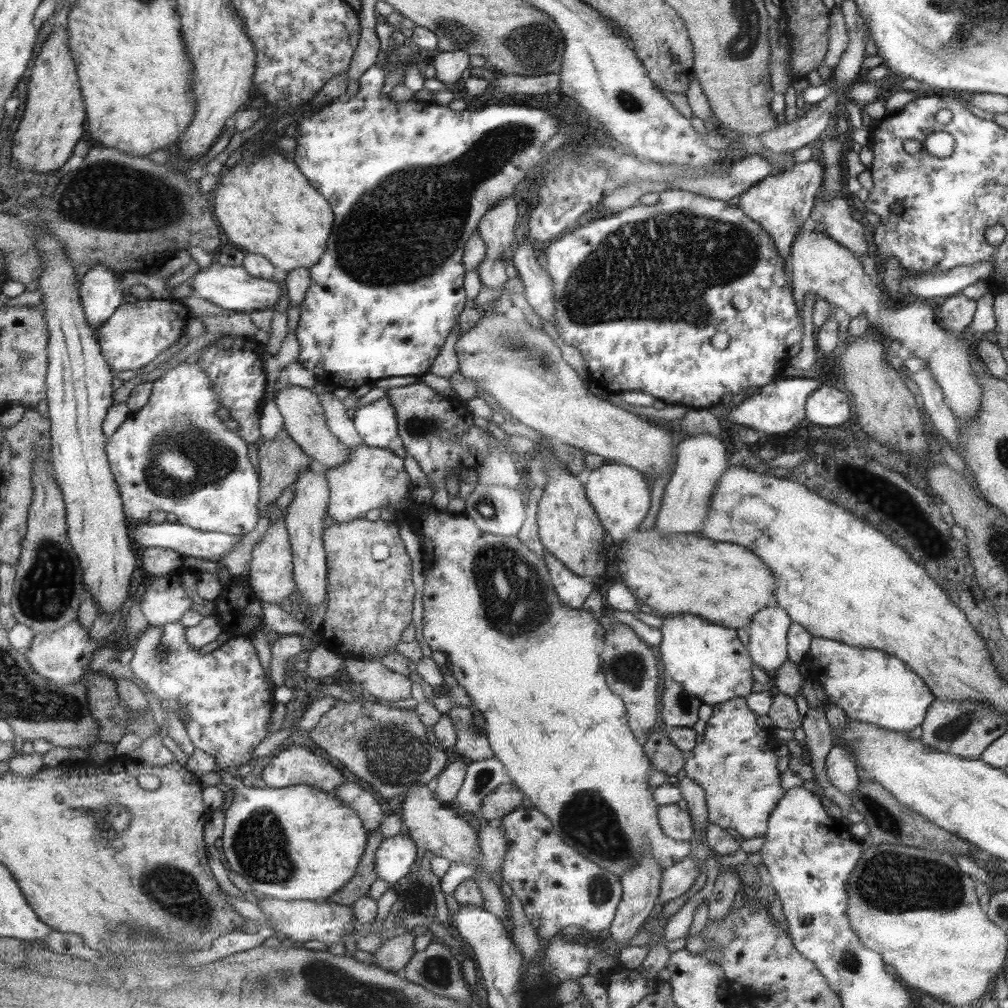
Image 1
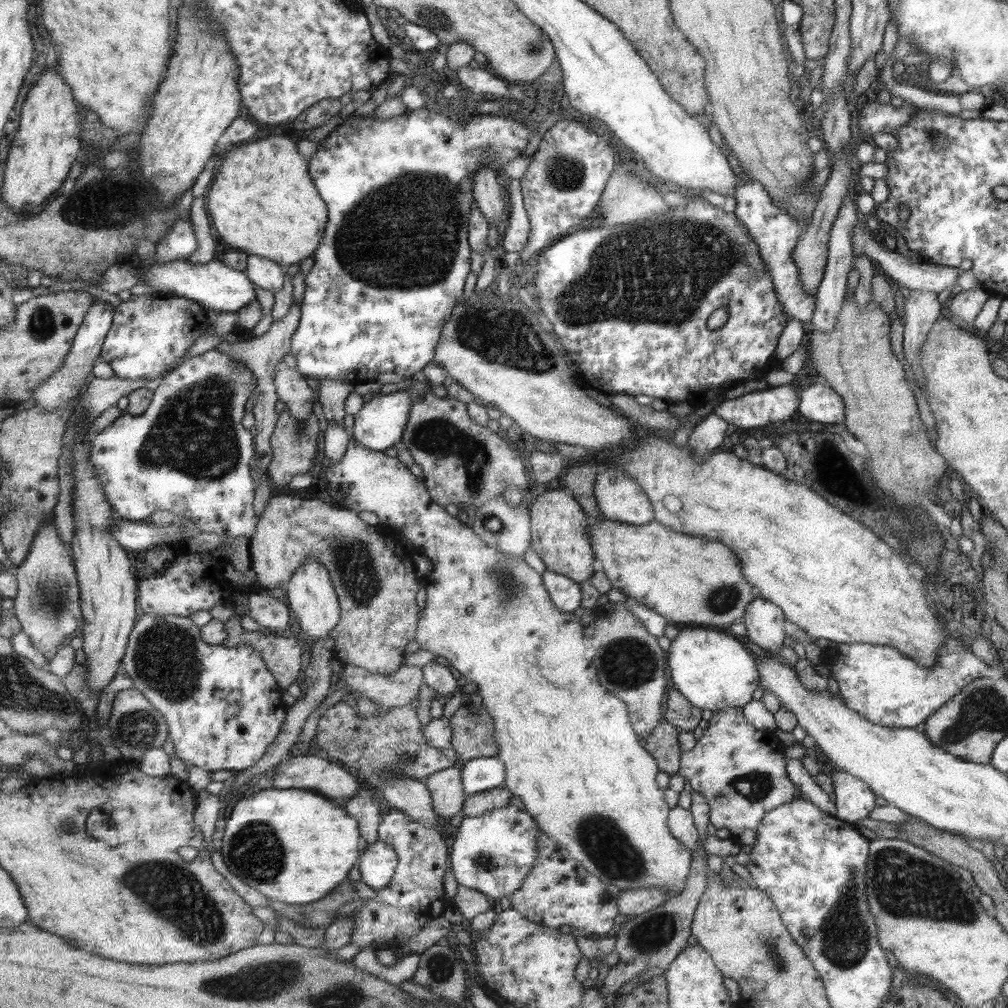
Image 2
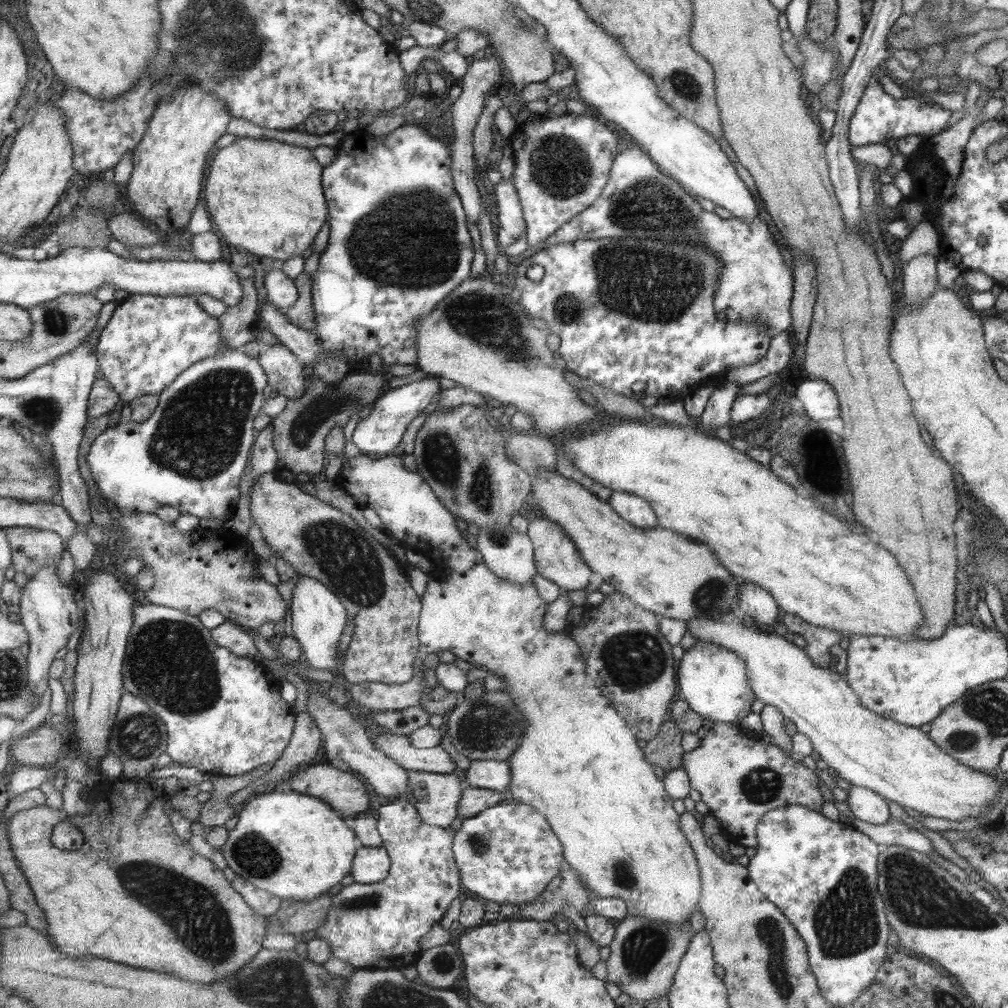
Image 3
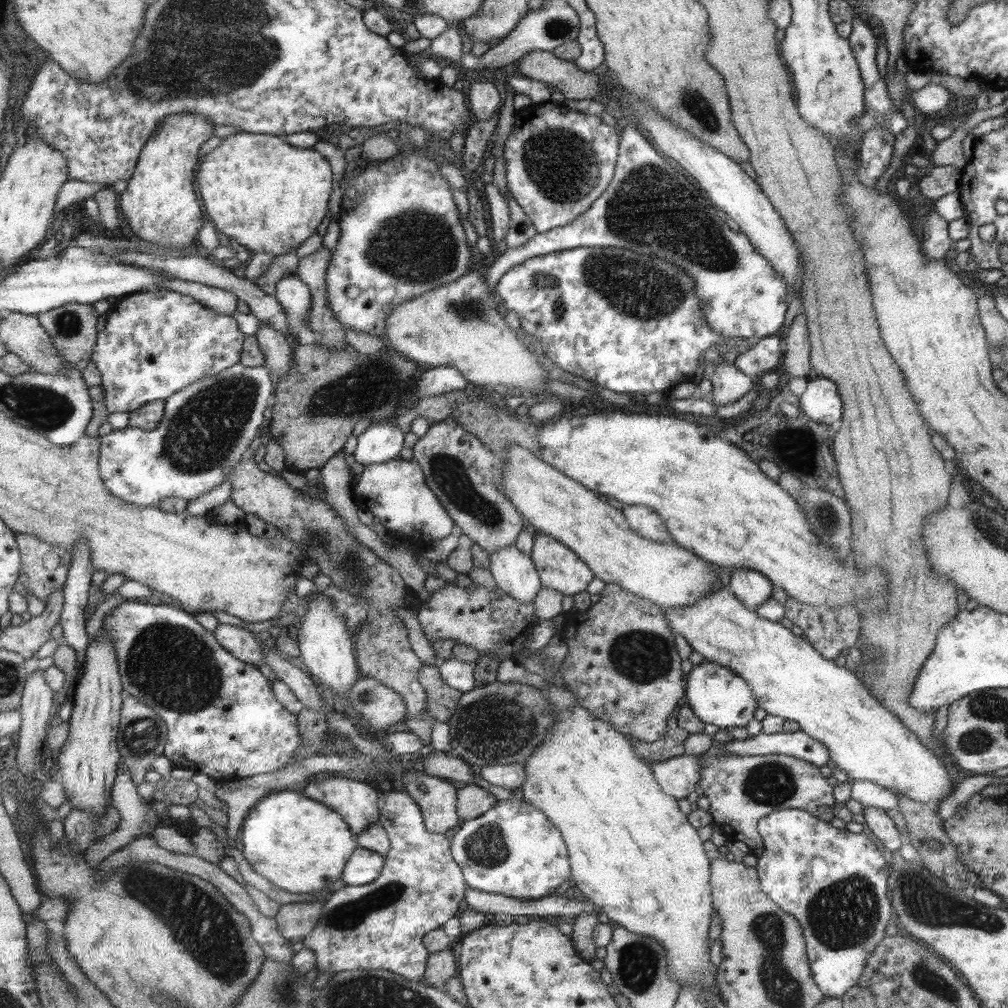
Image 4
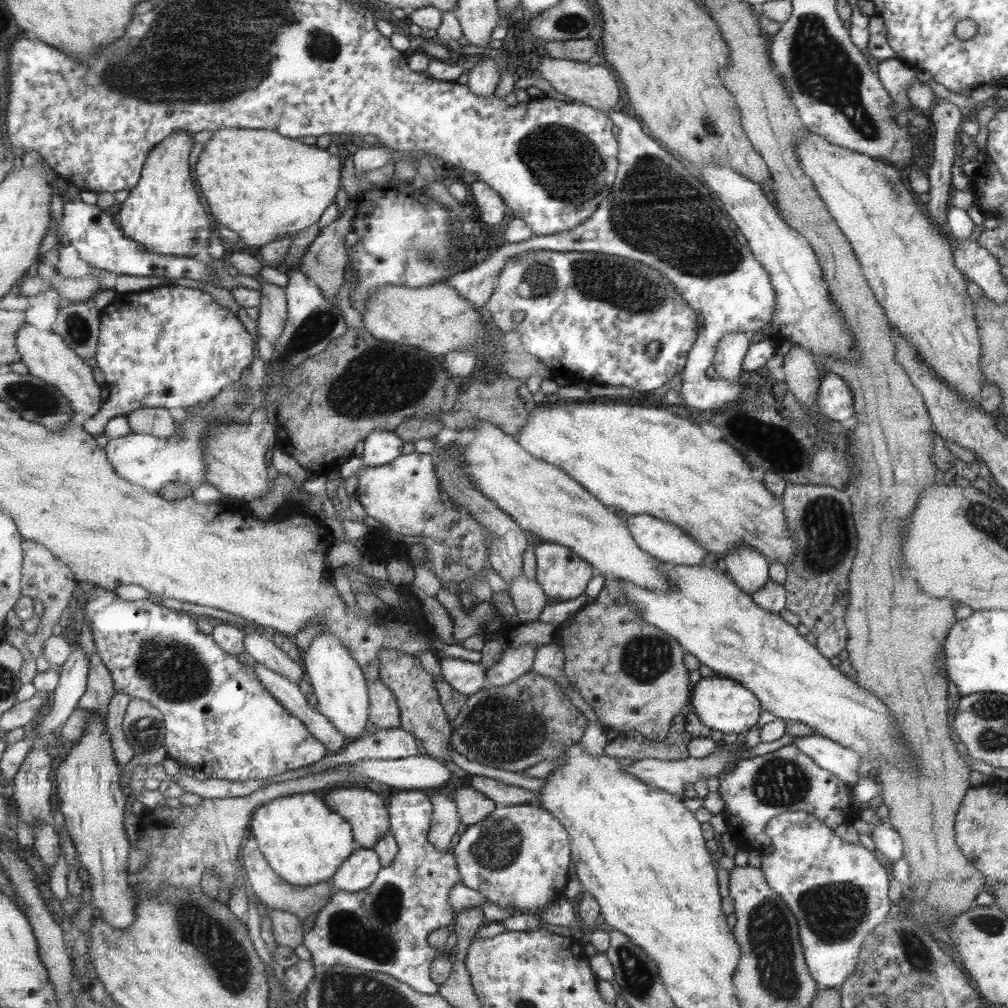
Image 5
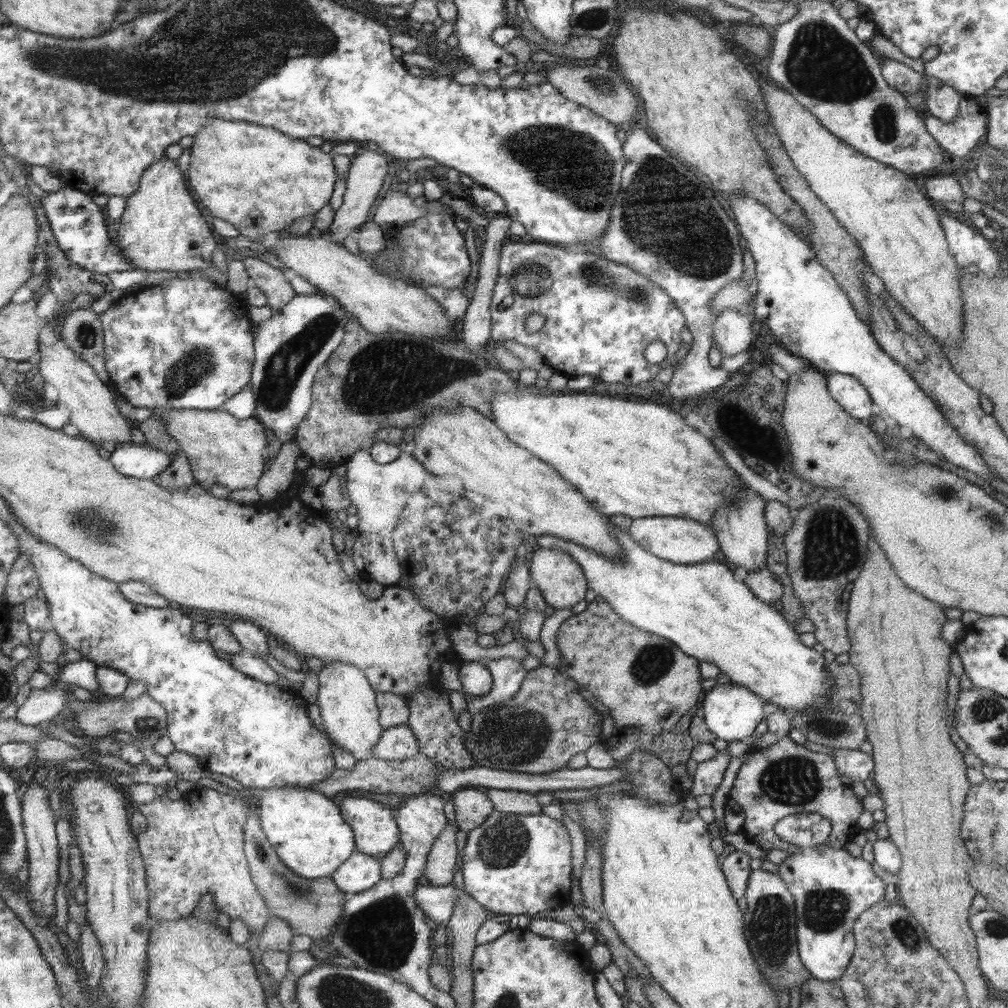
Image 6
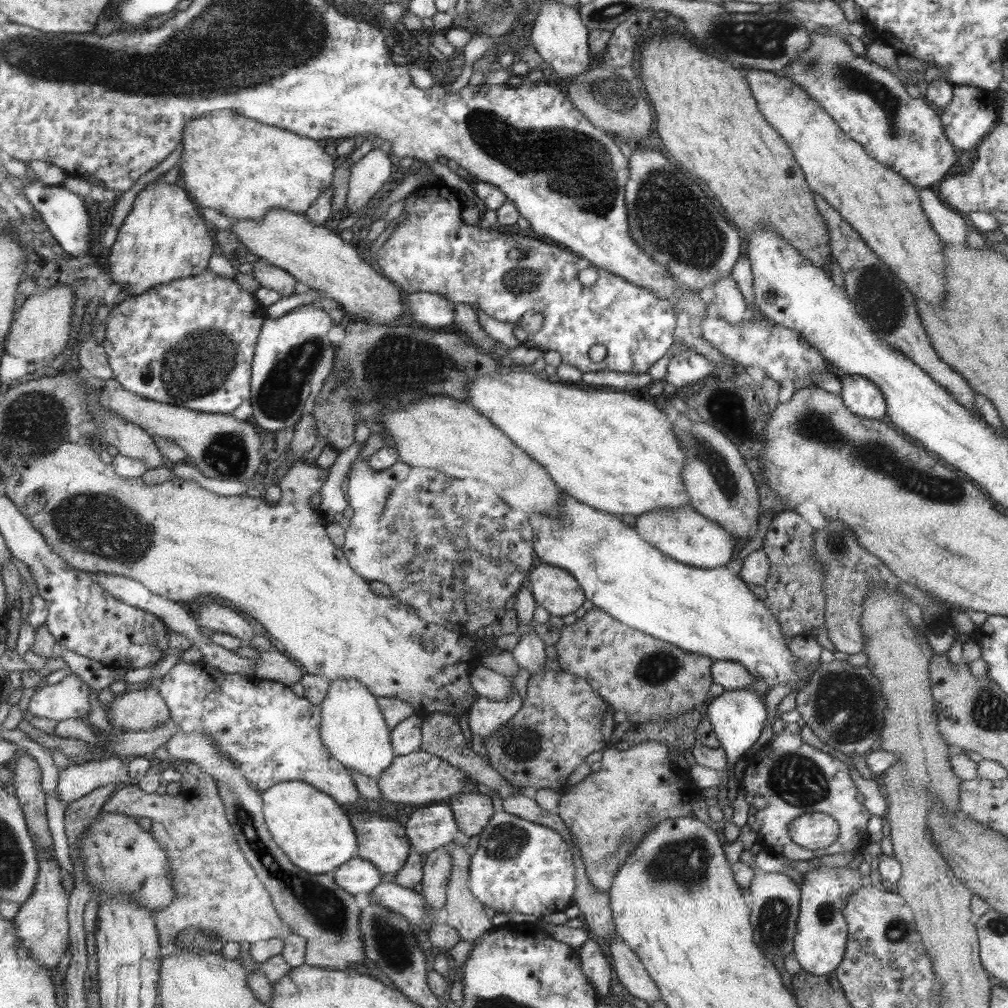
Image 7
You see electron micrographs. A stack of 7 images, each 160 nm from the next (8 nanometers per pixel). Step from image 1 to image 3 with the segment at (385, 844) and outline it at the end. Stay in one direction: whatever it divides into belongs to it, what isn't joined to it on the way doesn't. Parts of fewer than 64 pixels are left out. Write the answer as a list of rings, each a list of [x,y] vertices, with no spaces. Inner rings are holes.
[[[359,847],[350,875],[355,883],[375,884],[388,875],[389,869],[390,858],[383,847]]]

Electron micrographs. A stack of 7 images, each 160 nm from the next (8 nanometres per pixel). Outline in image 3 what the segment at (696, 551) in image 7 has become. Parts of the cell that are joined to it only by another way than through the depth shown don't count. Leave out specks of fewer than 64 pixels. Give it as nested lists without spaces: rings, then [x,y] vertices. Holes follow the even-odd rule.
[[[611,491],[608,503],[621,519],[625,519],[631,526],[643,530],[651,530],[658,526],[657,516],[645,499],[629,494],[627,491]]]

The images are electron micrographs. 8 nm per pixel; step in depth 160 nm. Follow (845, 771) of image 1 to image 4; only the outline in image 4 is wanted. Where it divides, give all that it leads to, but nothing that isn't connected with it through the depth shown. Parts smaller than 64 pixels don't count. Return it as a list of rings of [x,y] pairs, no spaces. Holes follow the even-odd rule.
[[[864,806],[862,808],[863,822],[867,824],[869,830],[881,841],[883,846],[890,852],[899,849],[899,835],[893,821],[882,808],[876,806]]]

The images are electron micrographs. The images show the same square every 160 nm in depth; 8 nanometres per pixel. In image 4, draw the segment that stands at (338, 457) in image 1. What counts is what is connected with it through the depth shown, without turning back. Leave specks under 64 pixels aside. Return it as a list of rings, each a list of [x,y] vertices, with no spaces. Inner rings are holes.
[[[259,322],[254,336],[263,355],[262,365],[276,377],[290,372],[293,357],[284,334],[273,330],[266,322]]]

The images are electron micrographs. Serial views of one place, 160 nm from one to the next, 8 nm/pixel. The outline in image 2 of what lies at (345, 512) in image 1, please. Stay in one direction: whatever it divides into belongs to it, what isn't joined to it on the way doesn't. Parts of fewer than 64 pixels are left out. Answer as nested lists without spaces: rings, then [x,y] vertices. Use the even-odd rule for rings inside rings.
[[[351,438],[347,443],[344,455],[336,463],[331,463],[324,471],[325,491],[327,496],[337,504],[339,509],[352,510],[355,513],[371,512],[377,516],[379,522],[389,525],[393,530],[401,534],[402,538],[415,546],[417,555],[422,555],[431,563],[431,571],[423,579],[424,594],[422,596],[423,608],[419,617],[418,630],[415,634],[415,642],[418,648],[435,656],[443,656],[454,671],[456,676],[463,676],[466,682],[475,682],[476,692],[481,696],[481,704],[487,710],[487,714],[494,719],[494,739],[498,742],[498,753],[495,755],[503,763],[505,787],[512,796],[517,796],[526,807],[526,812],[534,818],[535,824],[547,836],[551,837],[560,847],[563,847],[571,857],[575,858],[583,868],[591,874],[602,879],[604,883],[614,884],[622,891],[641,887],[659,887],[675,896],[683,888],[687,873],[690,872],[691,850],[687,849],[670,833],[666,825],[666,818],[670,808],[663,800],[663,791],[655,783],[655,775],[658,772],[657,763],[639,744],[638,735],[634,733],[630,725],[628,708],[625,703],[615,696],[611,696],[596,677],[595,667],[589,664],[585,658],[585,644],[583,644],[583,626],[573,616],[572,612],[561,612],[551,602],[542,583],[542,575],[534,572],[524,560],[509,560],[503,554],[495,552],[493,548],[487,548],[486,542],[475,534],[471,527],[461,524],[454,516],[449,516],[445,509],[438,503],[429,502],[429,496],[416,476],[409,474],[409,470],[395,460],[385,456],[384,451],[372,451]]]

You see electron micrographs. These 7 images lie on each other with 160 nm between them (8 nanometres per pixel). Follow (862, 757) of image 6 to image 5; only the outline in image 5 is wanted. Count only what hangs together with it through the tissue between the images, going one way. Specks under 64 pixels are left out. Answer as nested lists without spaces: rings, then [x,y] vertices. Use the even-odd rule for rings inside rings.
[[[813,732],[807,736],[794,737],[790,744],[795,745],[797,750],[811,757],[819,767],[829,770],[831,774],[843,779],[843,782],[847,782],[851,787],[859,779],[857,770],[861,758],[850,748],[843,748],[836,742]]]

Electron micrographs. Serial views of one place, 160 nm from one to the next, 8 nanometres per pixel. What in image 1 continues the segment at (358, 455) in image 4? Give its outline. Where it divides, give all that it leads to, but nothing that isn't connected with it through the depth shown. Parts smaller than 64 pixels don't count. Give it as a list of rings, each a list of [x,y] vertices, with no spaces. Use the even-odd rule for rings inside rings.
[[[386,397],[358,407],[353,415],[353,424],[357,434],[367,446],[385,449],[387,442],[397,436],[394,407]]]

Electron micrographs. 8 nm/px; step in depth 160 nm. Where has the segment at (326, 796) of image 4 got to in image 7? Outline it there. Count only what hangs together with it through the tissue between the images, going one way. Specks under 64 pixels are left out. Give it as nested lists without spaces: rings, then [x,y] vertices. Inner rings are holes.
[[[369,812],[351,814],[350,819],[358,835],[359,856],[375,866],[381,880],[392,881],[411,850],[405,828]]]

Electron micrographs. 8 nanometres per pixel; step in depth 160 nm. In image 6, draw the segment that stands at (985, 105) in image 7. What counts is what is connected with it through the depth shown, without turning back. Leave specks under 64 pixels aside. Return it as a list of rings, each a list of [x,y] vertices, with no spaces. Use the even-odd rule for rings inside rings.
[[[960,95],[957,116],[953,122],[941,122],[933,115],[923,117],[931,138],[952,157],[967,157],[986,134],[986,113],[975,101],[975,97]]]

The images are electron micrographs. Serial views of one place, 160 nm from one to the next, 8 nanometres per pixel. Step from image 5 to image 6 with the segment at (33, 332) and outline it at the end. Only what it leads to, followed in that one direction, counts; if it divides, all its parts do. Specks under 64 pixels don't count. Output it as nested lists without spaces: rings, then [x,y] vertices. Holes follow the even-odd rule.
[[[61,338],[56,343],[39,343],[38,348],[39,372],[48,383],[58,391],[58,400],[71,409],[70,422],[84,438],[92,440],[95,444],[103,440],[111,440],[118,446],[121,443],[131,443],[127,421],[119,412],[111,385],[99,378],[97,371],[79,354],[69,347]]]

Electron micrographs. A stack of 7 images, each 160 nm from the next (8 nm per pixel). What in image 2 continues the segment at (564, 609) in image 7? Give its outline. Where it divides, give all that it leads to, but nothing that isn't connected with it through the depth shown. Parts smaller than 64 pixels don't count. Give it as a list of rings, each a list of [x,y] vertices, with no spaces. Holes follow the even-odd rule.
[[[549,489],[537,496],[526,511],[530,514],[530,544],[545,570],[583,582],[593,574],[593,552],[587,536],[587,518],[578,502],[565,489]]]

